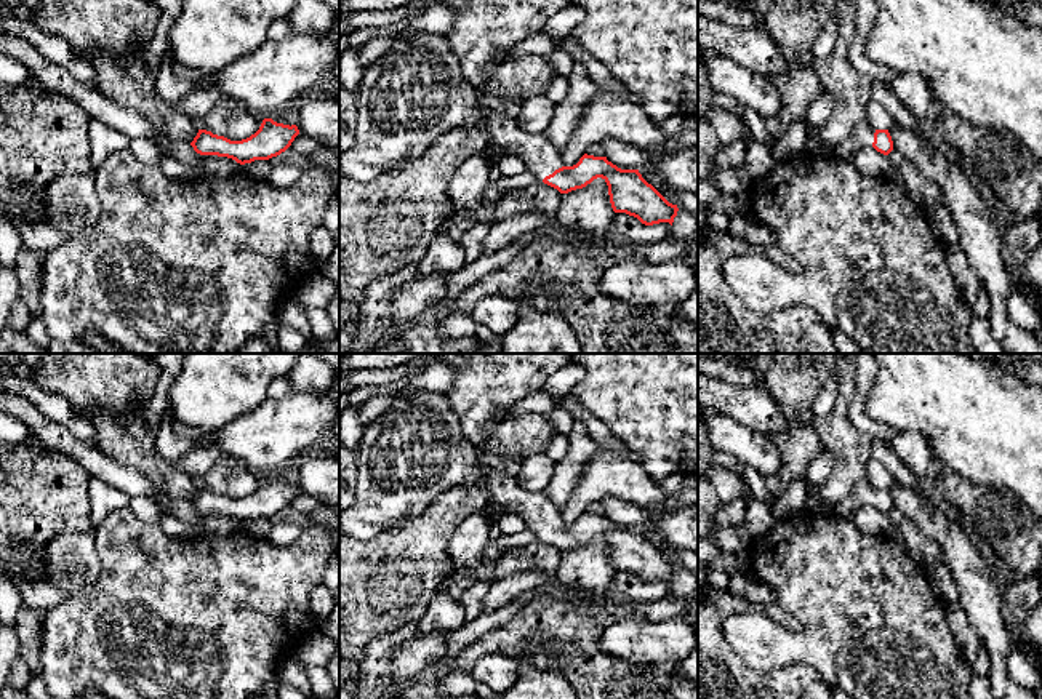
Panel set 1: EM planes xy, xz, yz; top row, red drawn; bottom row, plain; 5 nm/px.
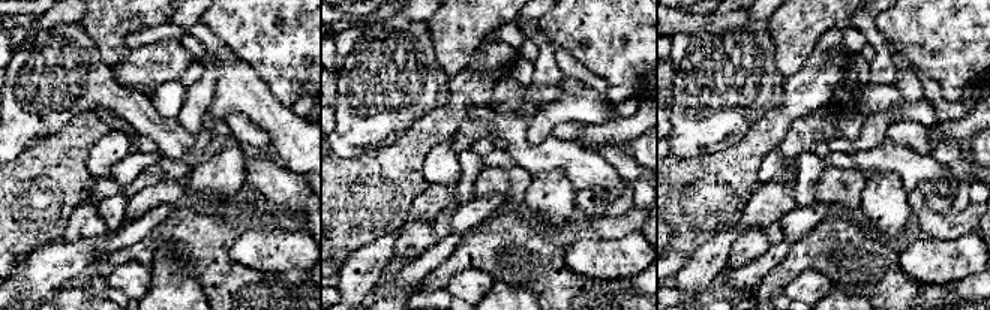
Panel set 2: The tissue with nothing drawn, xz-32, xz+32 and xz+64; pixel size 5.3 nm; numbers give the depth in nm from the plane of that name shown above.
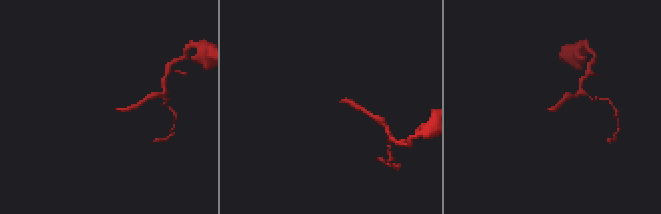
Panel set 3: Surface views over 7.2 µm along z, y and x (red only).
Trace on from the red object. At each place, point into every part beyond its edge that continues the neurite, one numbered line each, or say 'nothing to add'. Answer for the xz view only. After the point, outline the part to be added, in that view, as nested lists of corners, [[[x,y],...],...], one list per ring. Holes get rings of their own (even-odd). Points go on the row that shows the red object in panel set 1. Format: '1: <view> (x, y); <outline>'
1: xz (415, 91); [[[419,32],[392,38],[387,51],[365,69],[355,110],[355,144],[339,157],[339,178],[344,179],[373,181],[397,163],[423,155],[439,136],[471,126],[483,126],[491,142],[509,149],[541,181],[567,166],[546,133],[531,134],[515,118],[482,114],[480,91],[467,83],[458,56],[442,34]]]

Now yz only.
1: yz (861, 136); [[[864,118],[832,152],[836,155],[848,158],[858,149],[872,147],[874,133],[876,133],[876,128],[872,128]]]

